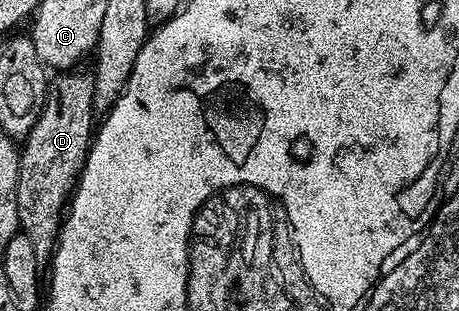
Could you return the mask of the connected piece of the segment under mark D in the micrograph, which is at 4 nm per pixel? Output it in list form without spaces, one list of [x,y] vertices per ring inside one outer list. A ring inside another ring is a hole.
[[[64,70],[49,79],[42,114],[38,114],[38,122],[34,122],[19,149],[16,201],[20,232],[30,238],[41,266],[47,265],[56,251],[64,213],[76,191],[76,181],[84,170],[84,160],[94,139],[93,73],[80,71]]]

